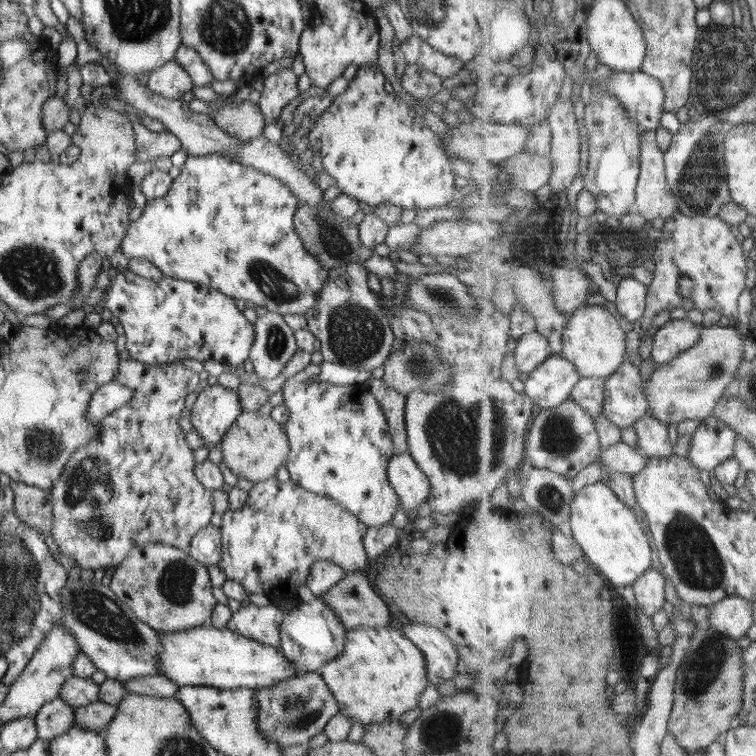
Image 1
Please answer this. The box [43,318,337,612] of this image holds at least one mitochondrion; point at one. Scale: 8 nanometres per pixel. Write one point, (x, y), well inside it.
(88, 484)

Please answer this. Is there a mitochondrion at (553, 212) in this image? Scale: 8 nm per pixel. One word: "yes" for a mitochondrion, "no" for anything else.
no

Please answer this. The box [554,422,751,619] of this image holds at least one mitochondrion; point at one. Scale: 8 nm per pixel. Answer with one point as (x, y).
(698, 565)

